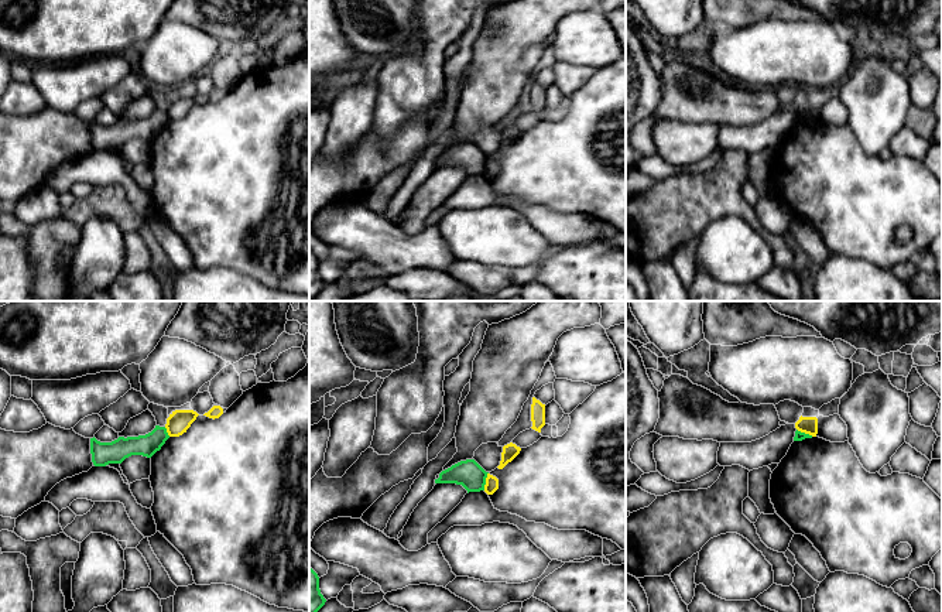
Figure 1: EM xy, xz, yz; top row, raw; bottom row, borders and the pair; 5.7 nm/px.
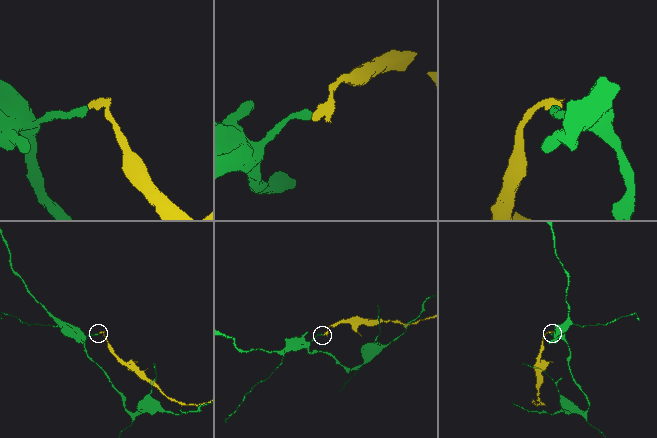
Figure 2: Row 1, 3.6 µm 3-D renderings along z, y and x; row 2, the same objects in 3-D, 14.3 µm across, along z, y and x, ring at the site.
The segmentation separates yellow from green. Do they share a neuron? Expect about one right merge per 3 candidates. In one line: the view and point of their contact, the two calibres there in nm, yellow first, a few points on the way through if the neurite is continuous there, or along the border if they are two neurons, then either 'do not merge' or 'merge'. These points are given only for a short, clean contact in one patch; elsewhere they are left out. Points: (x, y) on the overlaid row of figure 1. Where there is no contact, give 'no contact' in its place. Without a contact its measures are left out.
xz (486, 481) | 80/160 nm | along xz (487, 472), (483, 489) | do not merge

